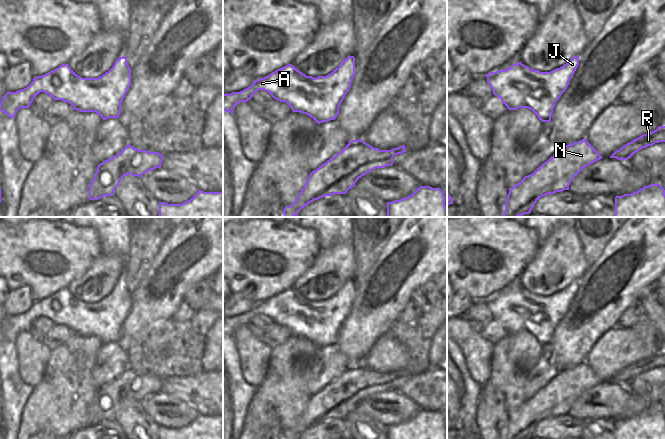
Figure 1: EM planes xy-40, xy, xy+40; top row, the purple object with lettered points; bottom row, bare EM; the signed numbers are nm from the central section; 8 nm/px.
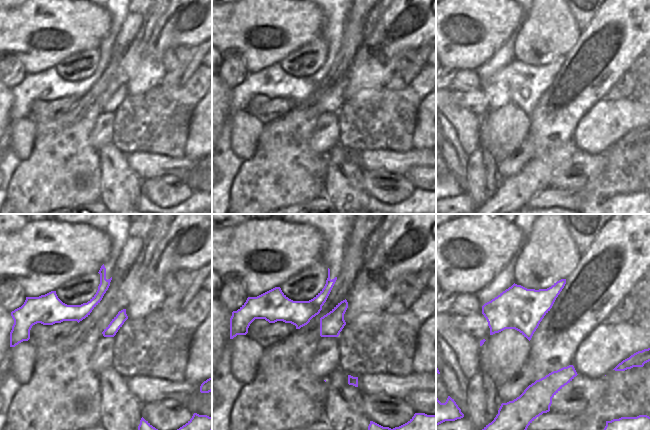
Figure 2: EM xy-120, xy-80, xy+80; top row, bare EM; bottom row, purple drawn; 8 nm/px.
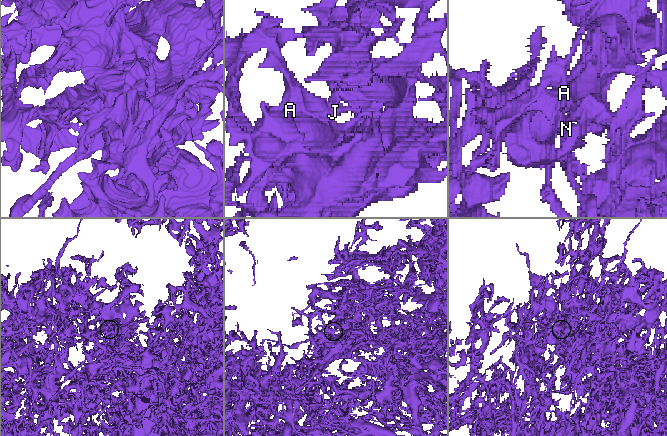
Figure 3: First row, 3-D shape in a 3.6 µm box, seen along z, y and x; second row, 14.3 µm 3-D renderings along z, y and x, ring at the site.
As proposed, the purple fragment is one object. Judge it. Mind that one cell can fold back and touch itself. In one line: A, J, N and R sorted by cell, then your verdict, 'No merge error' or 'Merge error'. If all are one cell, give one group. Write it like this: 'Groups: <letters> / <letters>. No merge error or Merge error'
Groups: A J R / N. Merge error.

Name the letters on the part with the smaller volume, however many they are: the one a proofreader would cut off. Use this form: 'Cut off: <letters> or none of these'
Cut off: N

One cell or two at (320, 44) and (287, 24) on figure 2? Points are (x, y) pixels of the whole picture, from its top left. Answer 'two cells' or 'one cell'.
two cells

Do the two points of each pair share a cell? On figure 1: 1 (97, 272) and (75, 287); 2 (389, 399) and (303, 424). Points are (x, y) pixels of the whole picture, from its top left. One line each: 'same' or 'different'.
1: same
2: different

